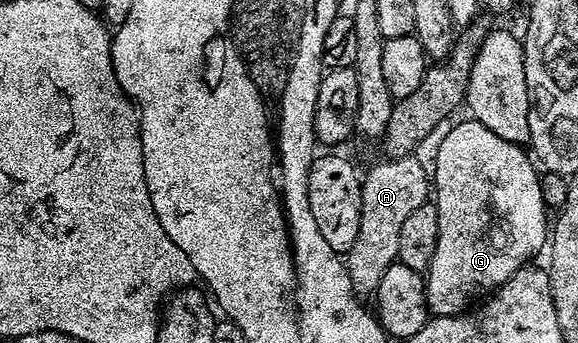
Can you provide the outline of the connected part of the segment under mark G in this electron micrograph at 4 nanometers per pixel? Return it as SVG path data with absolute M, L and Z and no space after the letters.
M465 118L462 124L455 125L438 142L437 157L433 160L433 168L431 164L431 184L435 189L435 203L437 205L437 217L439 218L439 238L437 239L437 249L431 258L427 275L425 276L425 297L427 298L427 306L433 316L460 316L474 302L488 297L490 293L500 288L503 282L510 280L520 268L526 267L532 261L529 259L540 248L542 251L546 247L547 220L545 224L545 215L547 215L547 209L543 200L541 177L538 169L535 167L534 161L531 159L530 153L522 145L515 142L507 142L507 138L499 138L499 134L491 134L491 130L487 130L487 126L483 126L477 120Z

